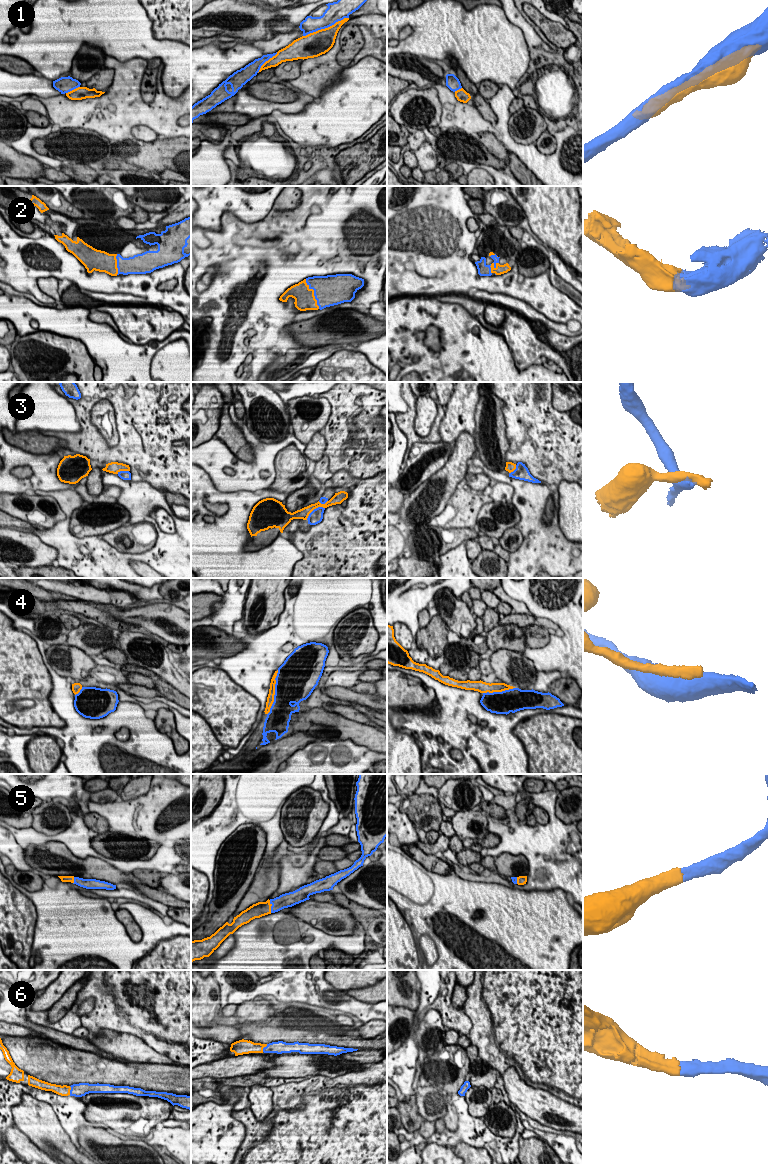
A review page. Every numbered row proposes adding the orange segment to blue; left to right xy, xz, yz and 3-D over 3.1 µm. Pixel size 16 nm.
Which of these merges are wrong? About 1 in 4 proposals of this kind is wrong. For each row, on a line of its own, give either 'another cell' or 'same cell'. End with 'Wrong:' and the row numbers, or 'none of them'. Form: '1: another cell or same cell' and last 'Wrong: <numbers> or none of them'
1: another cell
2: same cell
3: another cell
4: another cell
5: same cell
6: same cell
Wrong: 1, 3, 4

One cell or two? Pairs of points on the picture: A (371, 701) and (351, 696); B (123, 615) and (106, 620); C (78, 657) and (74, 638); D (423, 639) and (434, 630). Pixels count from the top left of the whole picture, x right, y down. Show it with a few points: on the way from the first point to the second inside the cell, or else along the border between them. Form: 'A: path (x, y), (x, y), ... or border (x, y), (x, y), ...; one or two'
A: path (366, 700), (356, 698); one
B: border (95, 605), (111, 613), (116, 618), (131, 624); two
C: border (69, 644), (80, 648), (90, 656); two
D: path (426, 638), (431, 633); one

